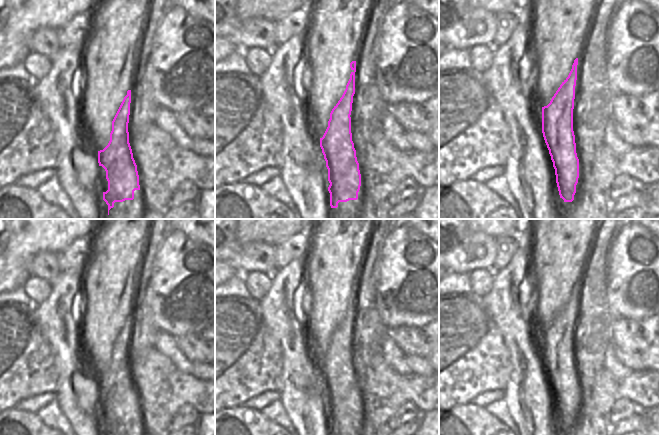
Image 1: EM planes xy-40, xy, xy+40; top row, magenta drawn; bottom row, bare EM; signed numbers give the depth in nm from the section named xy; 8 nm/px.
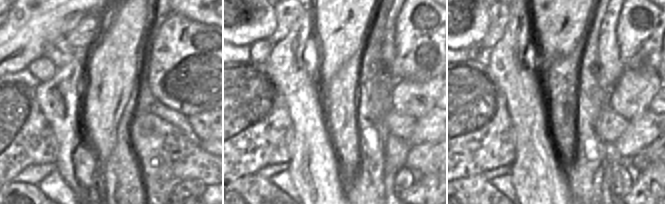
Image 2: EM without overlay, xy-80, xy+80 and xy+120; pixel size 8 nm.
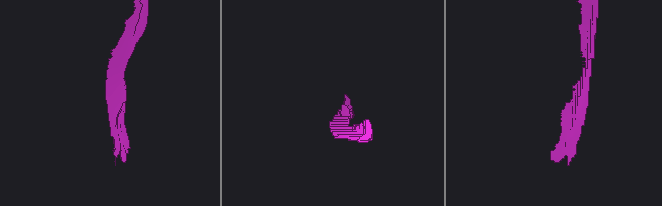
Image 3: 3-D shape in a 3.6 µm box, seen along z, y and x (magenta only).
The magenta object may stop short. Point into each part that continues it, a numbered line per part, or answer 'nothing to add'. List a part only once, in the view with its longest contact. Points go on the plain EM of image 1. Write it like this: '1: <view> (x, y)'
1: xy (337, 246).

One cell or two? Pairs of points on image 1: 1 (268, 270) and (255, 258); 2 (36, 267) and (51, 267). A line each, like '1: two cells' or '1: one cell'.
1: one cell
2: one cell

